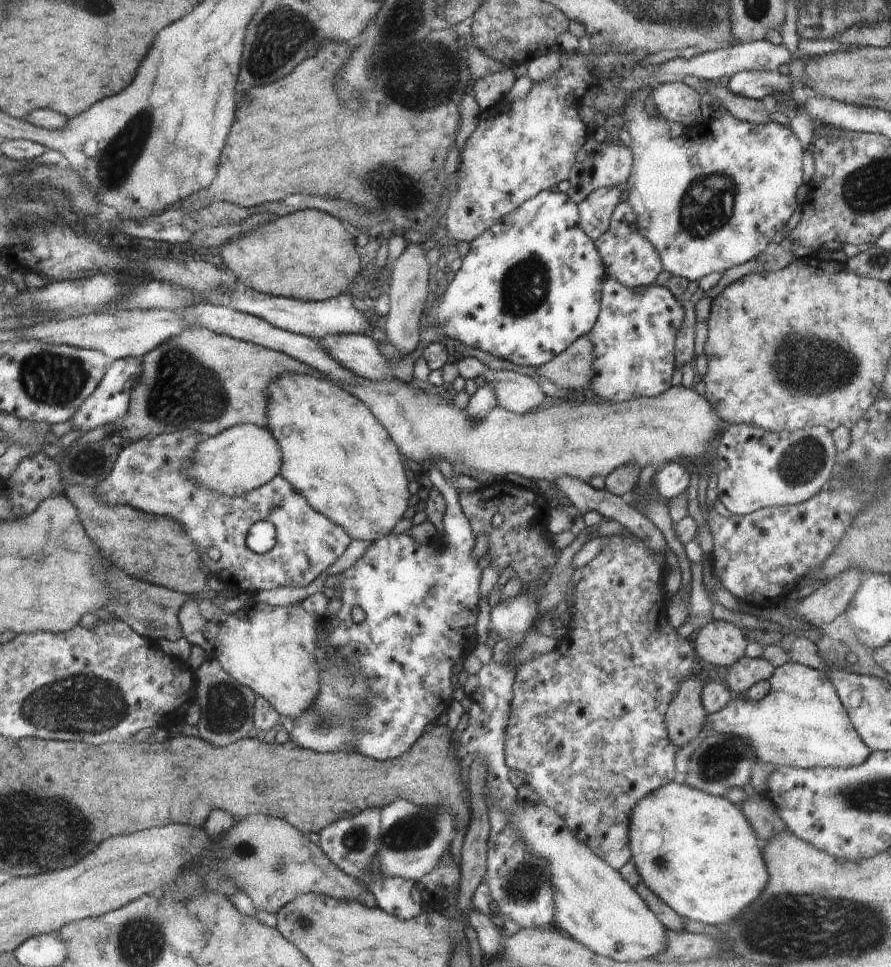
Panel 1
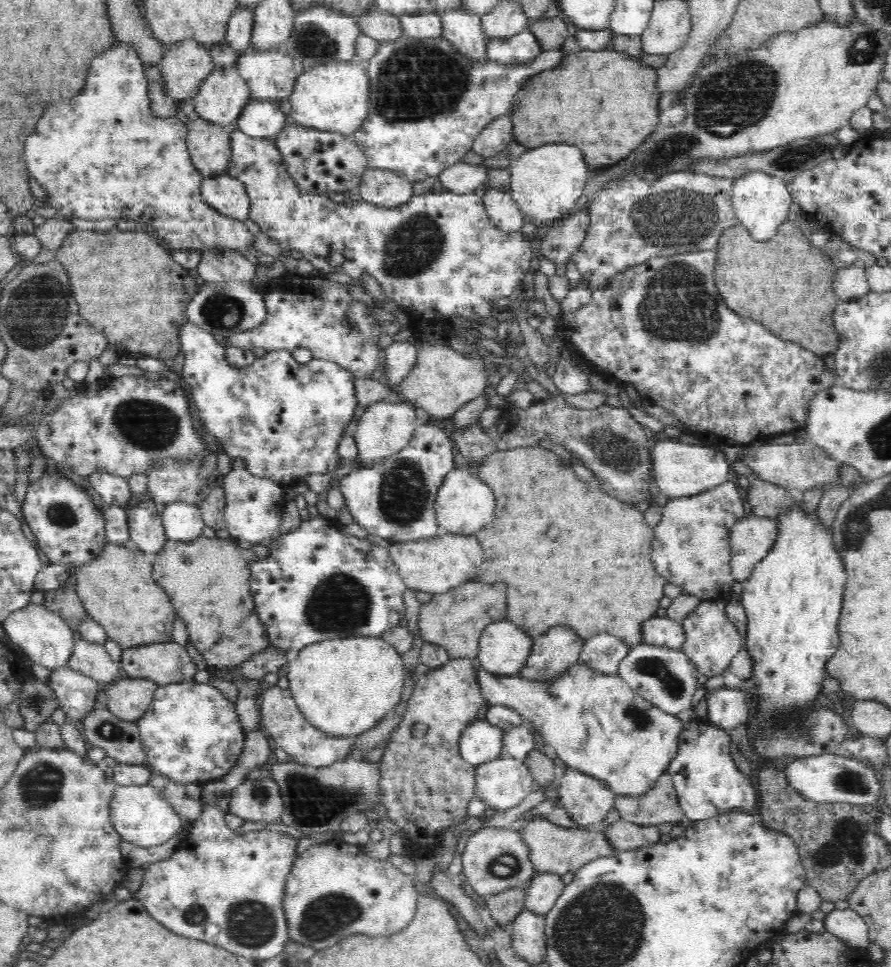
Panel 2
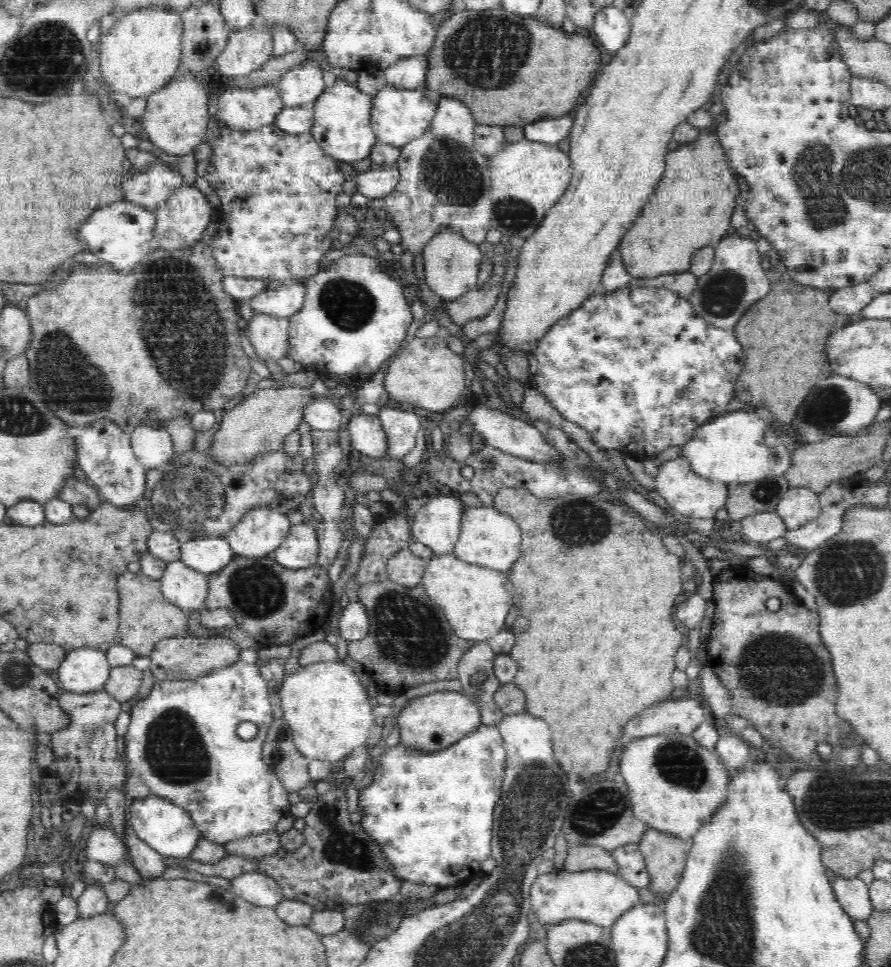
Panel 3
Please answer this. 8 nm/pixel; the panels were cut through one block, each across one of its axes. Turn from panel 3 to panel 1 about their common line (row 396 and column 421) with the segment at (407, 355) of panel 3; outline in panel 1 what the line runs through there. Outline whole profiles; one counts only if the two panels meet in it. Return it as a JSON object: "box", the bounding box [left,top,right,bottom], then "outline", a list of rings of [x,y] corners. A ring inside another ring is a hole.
{"box":[336,379,726,484],"outline":[[[399,379],[391,381],[365,380],[364,383],[336,383],[342,389],[355,395],[368,406],[376,418],[395,439],[400,450],[408,448],[408,456],[414,460],[424,460],[428,465],[438,466],[443,458],[452,466],[474,467],[479,471],[489,472],[497,480],[514,478],[528,484],[536,480],[556,482],[562,475],[582,479],[585,483],[593,476],[606,476],[619,466],[630,463],[644,468],[653,465],[660,468],[662,462],[678,460],[684,464],[703,463],[700,458],[708,455],[711,440],[725,430],[726,425],[712,409],[710,403],[695,390],[677,383],[671,389],[653,397],[638,397],[629,401],[596,401],[592,398],[580,398],[572,406],[570,402],[558,402],[551,408],[538,406],[534,412],[513,413],[498,406],[487,414],[482,422],[474,423],[467,419],[465,410],[457,410],[453,402],[440,398],[438,394],[426,394],[423,390],[414,389],[409,383]]]}

